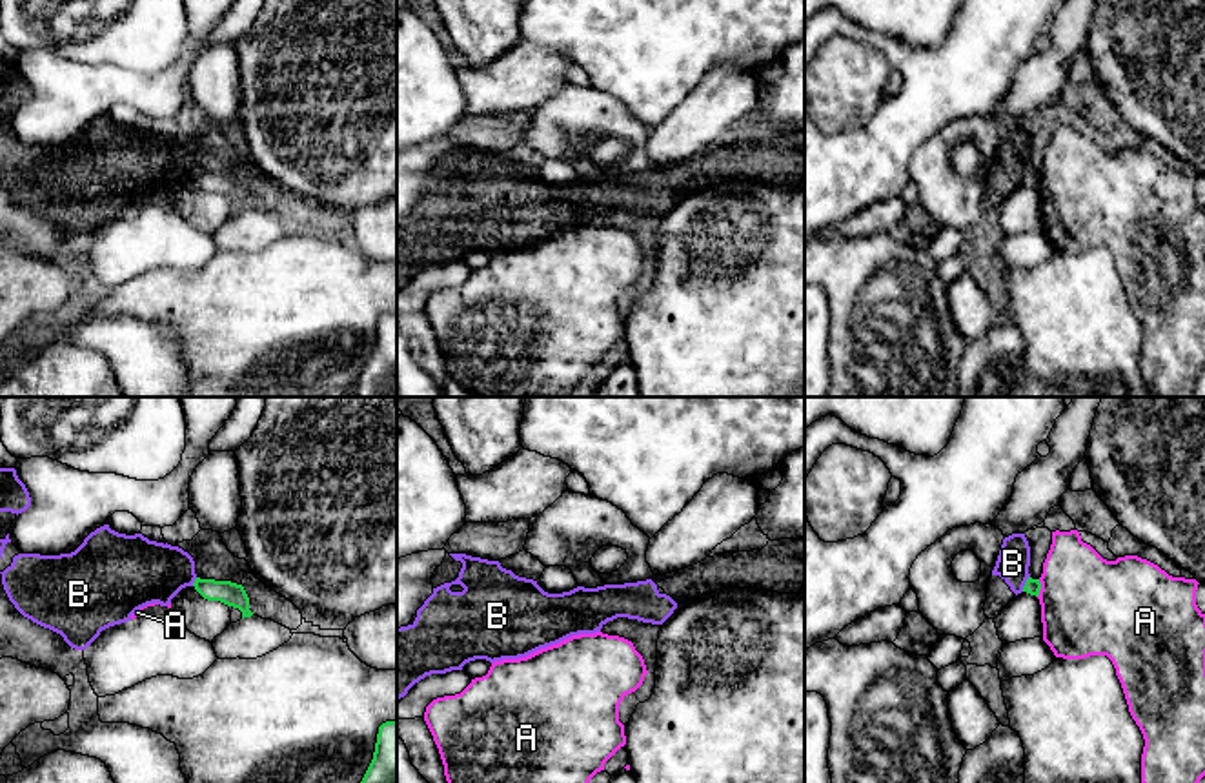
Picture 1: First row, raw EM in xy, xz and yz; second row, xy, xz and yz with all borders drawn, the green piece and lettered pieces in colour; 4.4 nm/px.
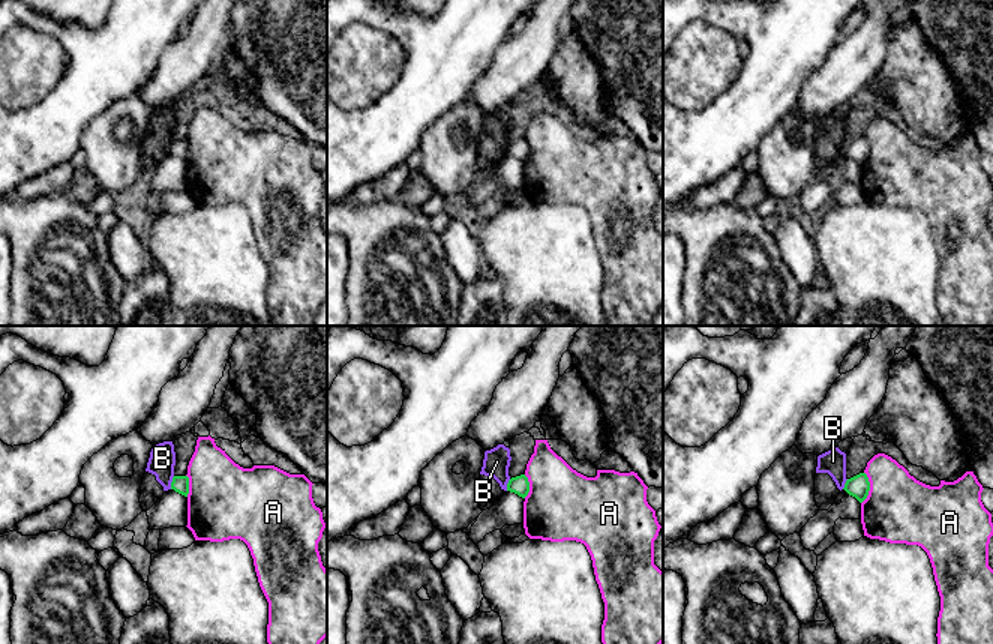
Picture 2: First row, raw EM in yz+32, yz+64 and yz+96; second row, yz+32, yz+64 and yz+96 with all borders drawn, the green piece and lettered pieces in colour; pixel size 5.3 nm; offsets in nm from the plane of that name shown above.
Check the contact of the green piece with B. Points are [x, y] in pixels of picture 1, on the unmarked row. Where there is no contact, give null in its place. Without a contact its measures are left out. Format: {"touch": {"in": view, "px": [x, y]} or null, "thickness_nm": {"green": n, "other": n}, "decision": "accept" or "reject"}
{"touch": {"in": "yz", "px": [1025, 175]}, "thickness_nm": {"green": 70, "other": 150}, "decision": "reject"}

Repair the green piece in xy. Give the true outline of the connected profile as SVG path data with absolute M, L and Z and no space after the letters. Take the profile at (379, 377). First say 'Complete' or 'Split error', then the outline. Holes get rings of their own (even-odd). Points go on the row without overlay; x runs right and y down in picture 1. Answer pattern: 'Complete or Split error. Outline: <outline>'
Complete. Outline: M397 313L379 319L373 351L355 384L355 397L397 397Z

